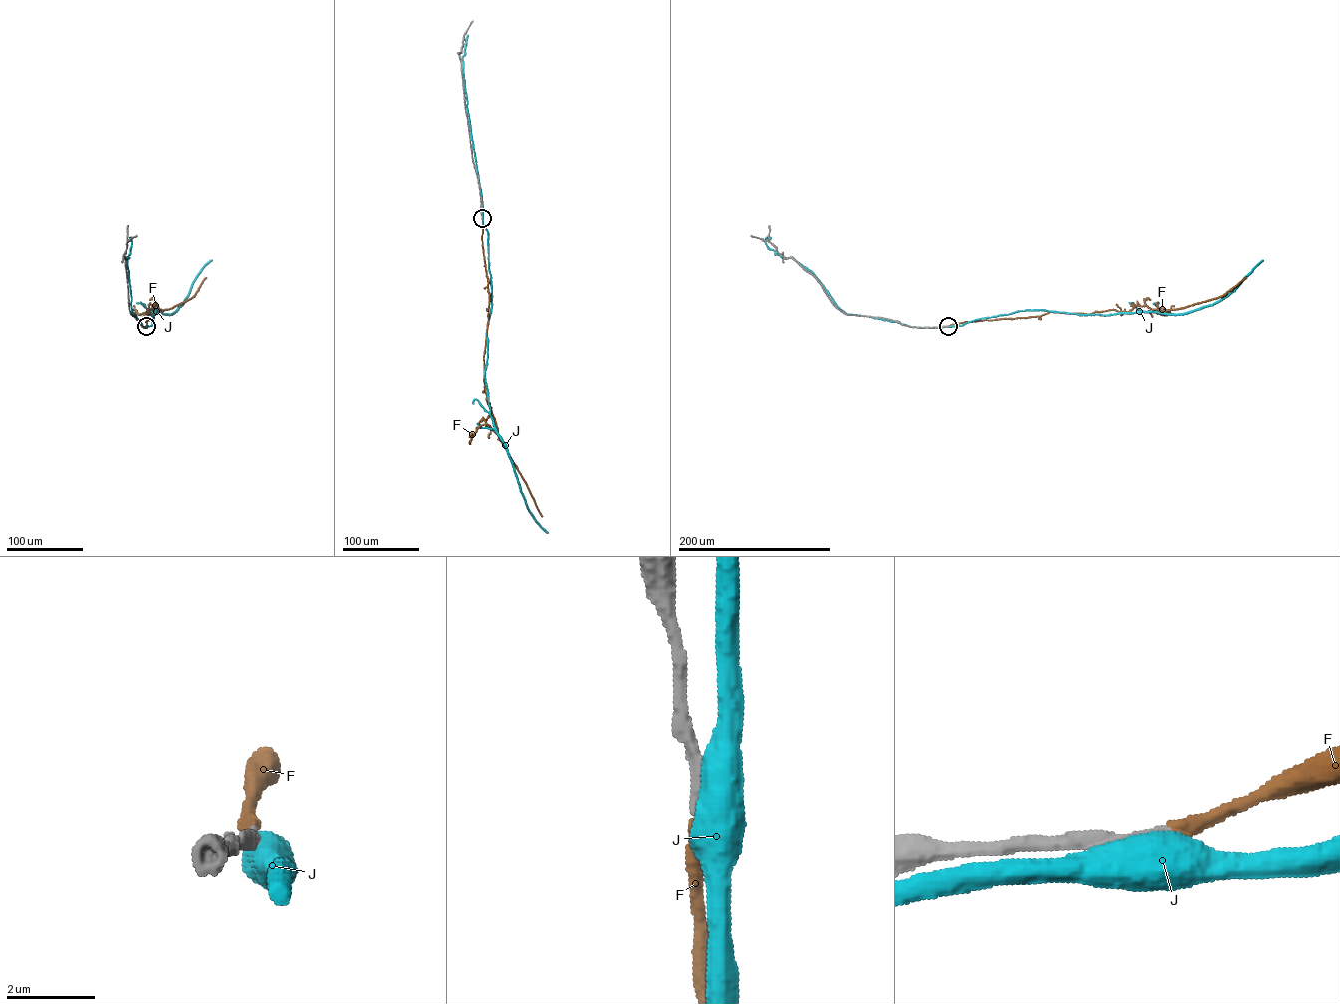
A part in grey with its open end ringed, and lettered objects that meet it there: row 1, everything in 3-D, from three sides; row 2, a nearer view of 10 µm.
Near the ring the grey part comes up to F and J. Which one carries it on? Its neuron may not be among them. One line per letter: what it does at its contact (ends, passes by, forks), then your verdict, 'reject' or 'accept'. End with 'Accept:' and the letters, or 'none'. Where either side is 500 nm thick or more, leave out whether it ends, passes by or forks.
F: it ends there; accept
J: reject
Accept: F

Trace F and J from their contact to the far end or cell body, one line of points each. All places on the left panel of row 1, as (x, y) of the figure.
F: (146, 326), (145, 321), (153, 317), (148, 310), (150, 312), (153, 305), (168, 309), (188, 300), (206, 277)
J: (146, 326), (152, 324), (155, 310), (152, 311), (148, 315), (171, 314), (184, 302), (192, 282), (212, 260)

